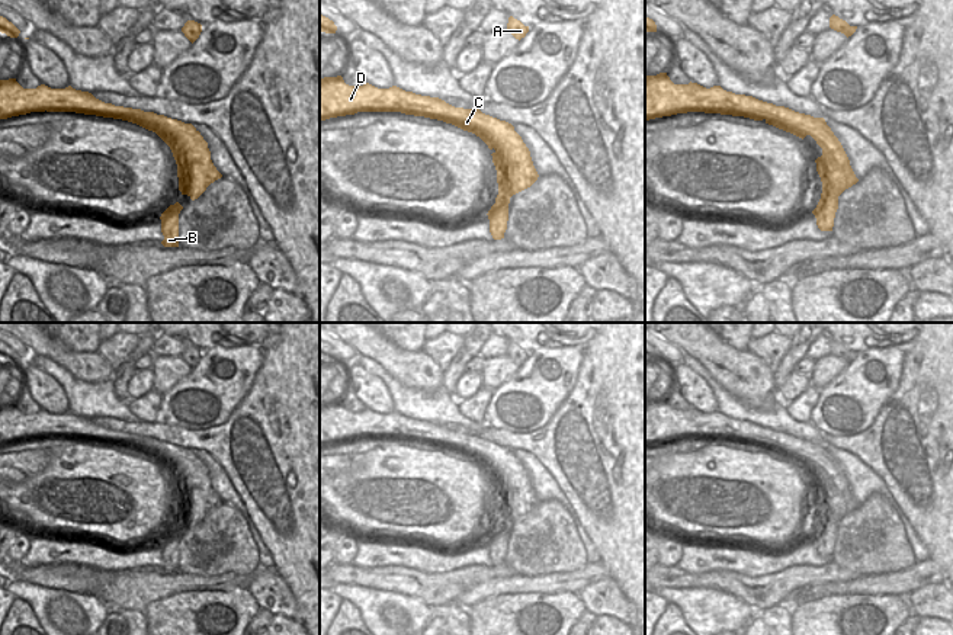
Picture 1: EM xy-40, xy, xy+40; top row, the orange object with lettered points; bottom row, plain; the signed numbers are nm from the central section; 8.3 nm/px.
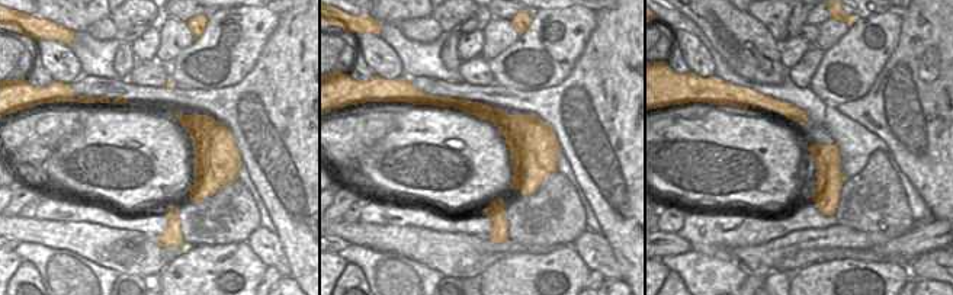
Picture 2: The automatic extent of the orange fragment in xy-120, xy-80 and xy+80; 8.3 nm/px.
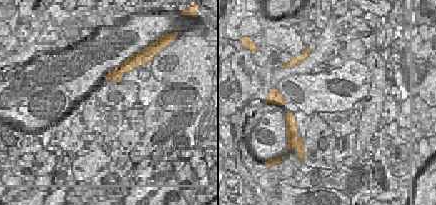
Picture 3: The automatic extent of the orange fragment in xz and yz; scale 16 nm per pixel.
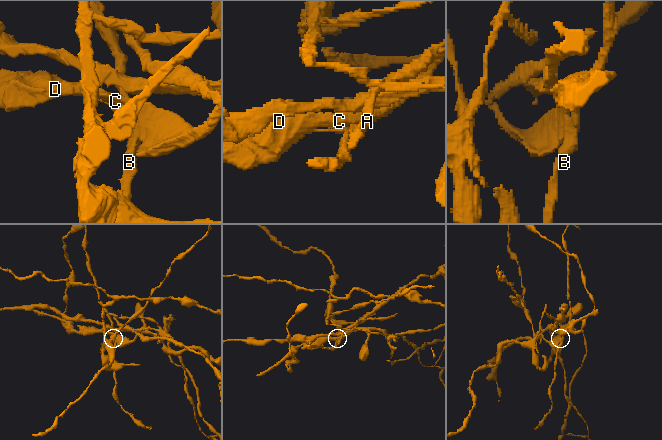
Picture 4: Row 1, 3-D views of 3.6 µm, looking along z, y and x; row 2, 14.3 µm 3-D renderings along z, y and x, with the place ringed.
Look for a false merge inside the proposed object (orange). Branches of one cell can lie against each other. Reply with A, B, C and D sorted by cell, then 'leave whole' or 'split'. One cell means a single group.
A C D / B | split

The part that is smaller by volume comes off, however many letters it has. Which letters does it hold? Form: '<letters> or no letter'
B

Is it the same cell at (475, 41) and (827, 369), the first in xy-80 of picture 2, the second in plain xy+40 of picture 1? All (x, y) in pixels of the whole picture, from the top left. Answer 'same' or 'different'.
different

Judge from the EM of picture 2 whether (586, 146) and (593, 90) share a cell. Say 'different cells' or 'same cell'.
same cell

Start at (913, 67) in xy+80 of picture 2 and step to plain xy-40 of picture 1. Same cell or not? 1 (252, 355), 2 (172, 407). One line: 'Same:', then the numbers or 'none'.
Same: none

